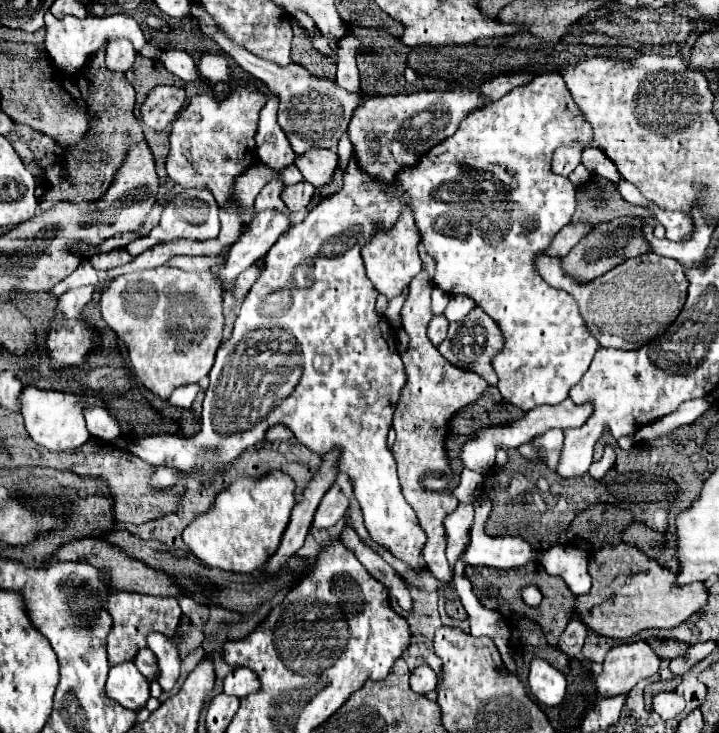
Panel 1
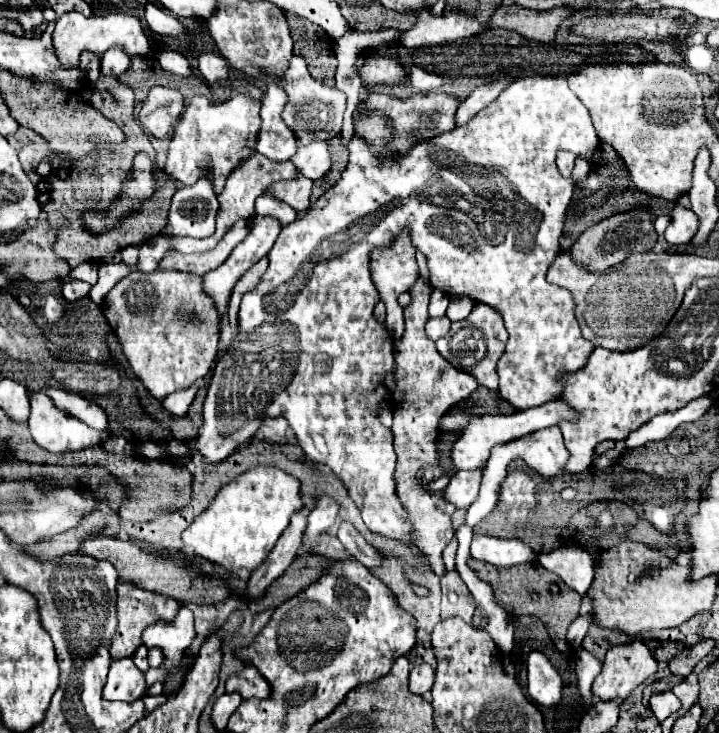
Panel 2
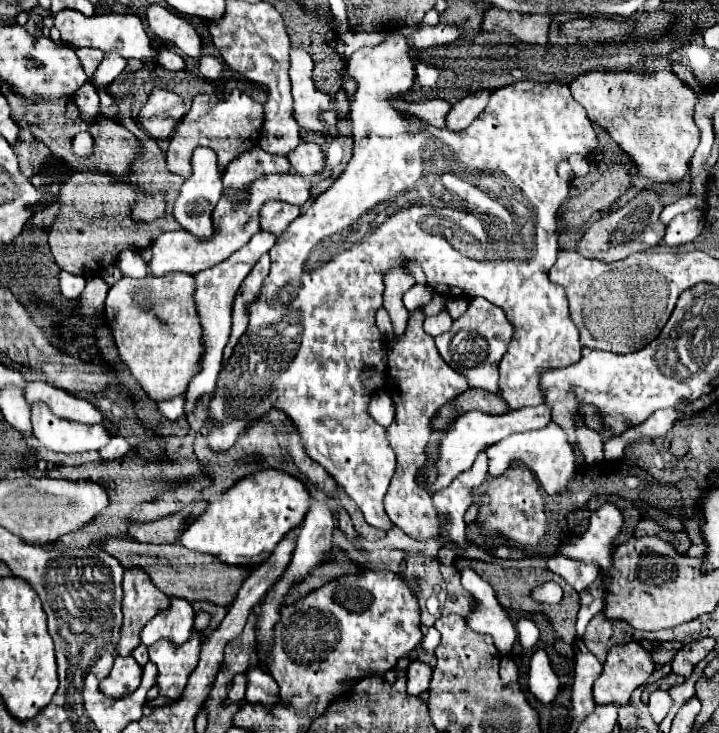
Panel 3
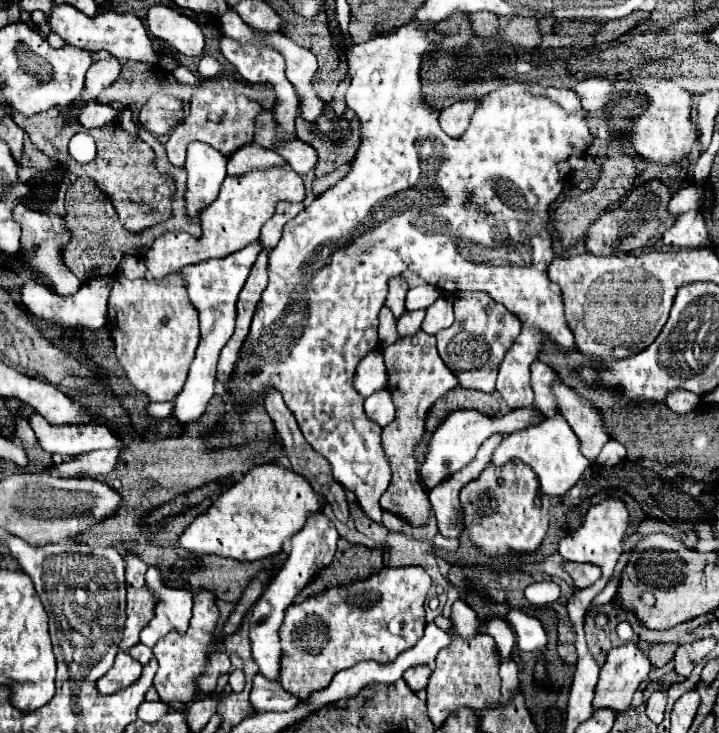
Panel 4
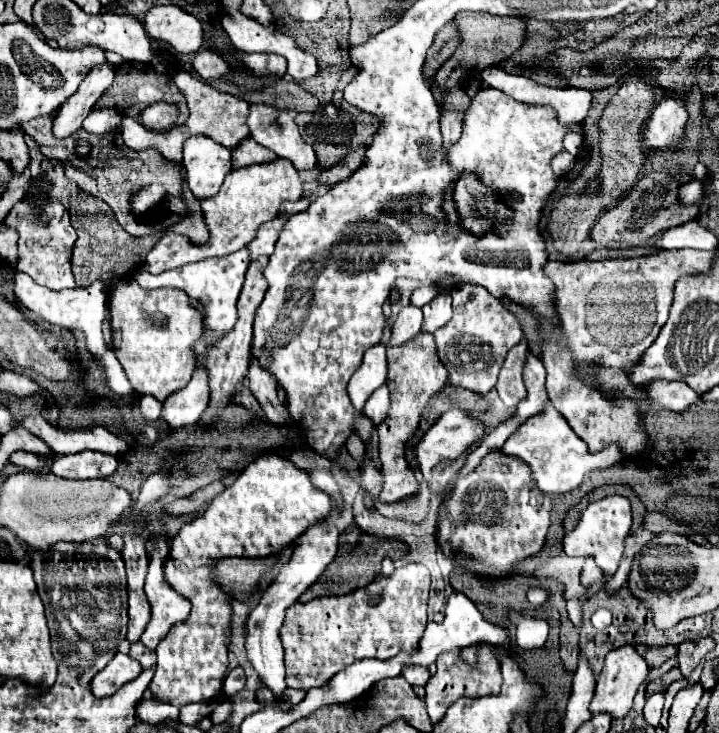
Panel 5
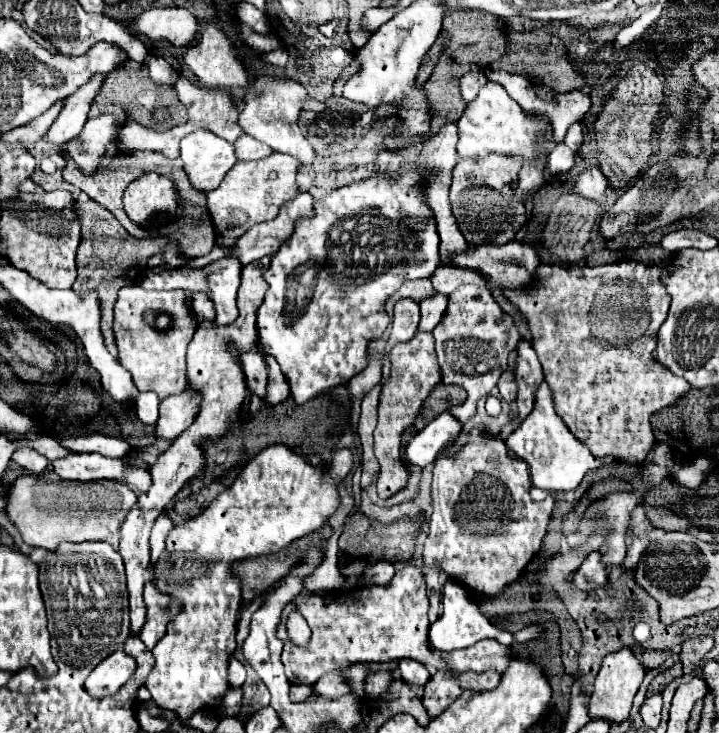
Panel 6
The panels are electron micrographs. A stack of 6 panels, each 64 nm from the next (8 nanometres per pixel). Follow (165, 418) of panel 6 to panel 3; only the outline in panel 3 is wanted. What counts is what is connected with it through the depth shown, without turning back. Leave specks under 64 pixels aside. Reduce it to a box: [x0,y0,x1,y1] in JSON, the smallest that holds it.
[184,230,276,416]

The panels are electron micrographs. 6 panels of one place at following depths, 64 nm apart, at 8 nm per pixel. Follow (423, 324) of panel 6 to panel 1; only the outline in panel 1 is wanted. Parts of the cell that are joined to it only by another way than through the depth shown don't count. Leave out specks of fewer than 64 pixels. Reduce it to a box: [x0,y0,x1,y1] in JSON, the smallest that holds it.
[428,316,448,346]

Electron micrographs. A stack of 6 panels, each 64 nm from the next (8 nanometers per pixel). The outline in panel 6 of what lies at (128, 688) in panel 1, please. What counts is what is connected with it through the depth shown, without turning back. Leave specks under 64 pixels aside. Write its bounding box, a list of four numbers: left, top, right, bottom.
[84,650,136,698]

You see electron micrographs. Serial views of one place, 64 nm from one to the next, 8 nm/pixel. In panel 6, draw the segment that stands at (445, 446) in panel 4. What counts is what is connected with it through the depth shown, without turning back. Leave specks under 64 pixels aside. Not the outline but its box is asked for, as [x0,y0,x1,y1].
[404,412,462,468]

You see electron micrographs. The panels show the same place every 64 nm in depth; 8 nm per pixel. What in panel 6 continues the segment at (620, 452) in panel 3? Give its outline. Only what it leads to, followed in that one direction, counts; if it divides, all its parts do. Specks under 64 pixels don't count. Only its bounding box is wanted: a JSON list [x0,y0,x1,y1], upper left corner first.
[506,382,612,492]

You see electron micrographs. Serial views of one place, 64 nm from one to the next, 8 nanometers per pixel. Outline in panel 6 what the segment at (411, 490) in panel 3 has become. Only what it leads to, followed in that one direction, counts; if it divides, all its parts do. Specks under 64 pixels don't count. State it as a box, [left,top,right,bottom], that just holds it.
[374,332,440,498]

